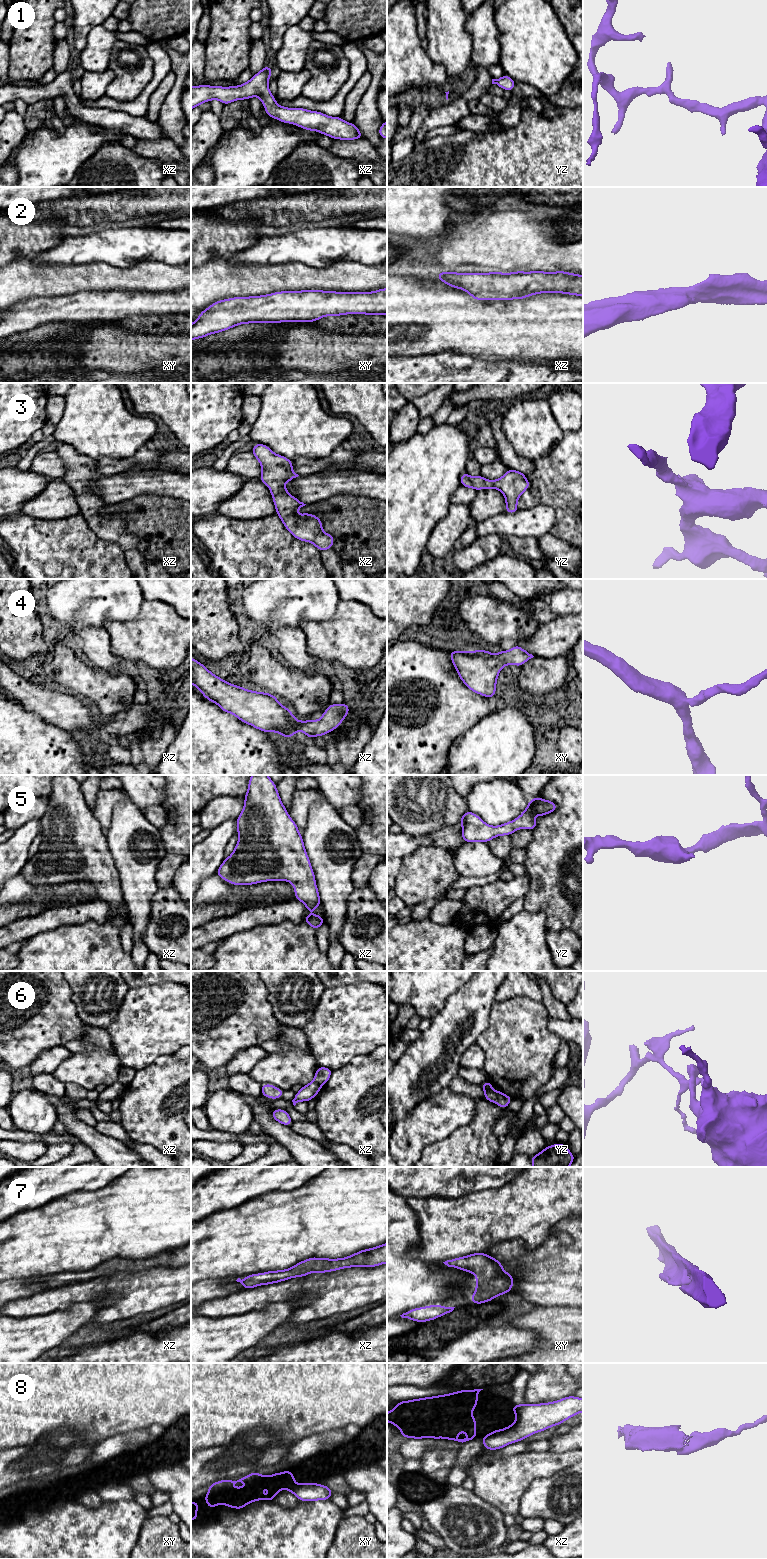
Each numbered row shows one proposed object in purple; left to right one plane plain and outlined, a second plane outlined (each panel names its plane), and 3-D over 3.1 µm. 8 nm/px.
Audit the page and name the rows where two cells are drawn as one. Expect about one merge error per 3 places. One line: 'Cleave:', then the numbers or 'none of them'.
Cleave: 6, 8

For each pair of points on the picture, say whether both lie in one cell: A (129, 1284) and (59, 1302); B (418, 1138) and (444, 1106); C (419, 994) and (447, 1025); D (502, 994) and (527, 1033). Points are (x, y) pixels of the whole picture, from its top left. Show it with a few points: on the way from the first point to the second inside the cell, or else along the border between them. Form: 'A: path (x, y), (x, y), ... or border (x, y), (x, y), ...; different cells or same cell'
A: path (112, 1286), (76, 1293); same cell
B: path (421, 1130), (437, 1114); same cell
C: border (451, 994), (445, 1005), (430, 1020); different cells
D: border (528, 997), (514, 996), (501, 1001), (495, 1001); different cells

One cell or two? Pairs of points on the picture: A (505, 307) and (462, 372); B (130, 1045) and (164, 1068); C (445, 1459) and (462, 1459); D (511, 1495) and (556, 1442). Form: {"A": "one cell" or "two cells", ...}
{"A": "two cells", "B": "two cells", "C": "two cells", "D": "two cells"}

